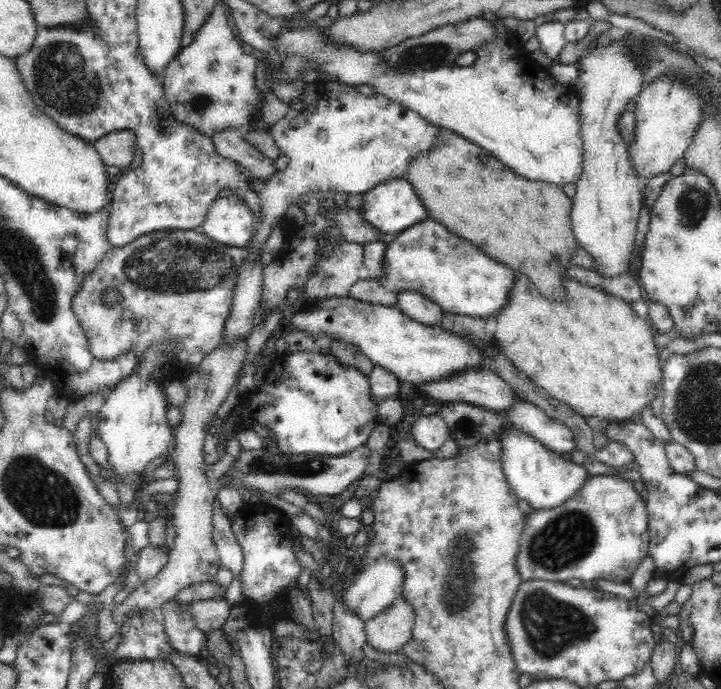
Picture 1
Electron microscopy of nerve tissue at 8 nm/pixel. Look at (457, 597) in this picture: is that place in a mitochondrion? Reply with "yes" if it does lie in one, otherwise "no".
yes

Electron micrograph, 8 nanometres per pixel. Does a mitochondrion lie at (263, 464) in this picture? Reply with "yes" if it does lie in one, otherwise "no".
yes

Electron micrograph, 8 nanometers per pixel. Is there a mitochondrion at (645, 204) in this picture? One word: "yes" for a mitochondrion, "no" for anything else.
no

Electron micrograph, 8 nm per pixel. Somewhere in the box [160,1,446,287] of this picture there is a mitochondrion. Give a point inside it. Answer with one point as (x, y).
(200, 103)

